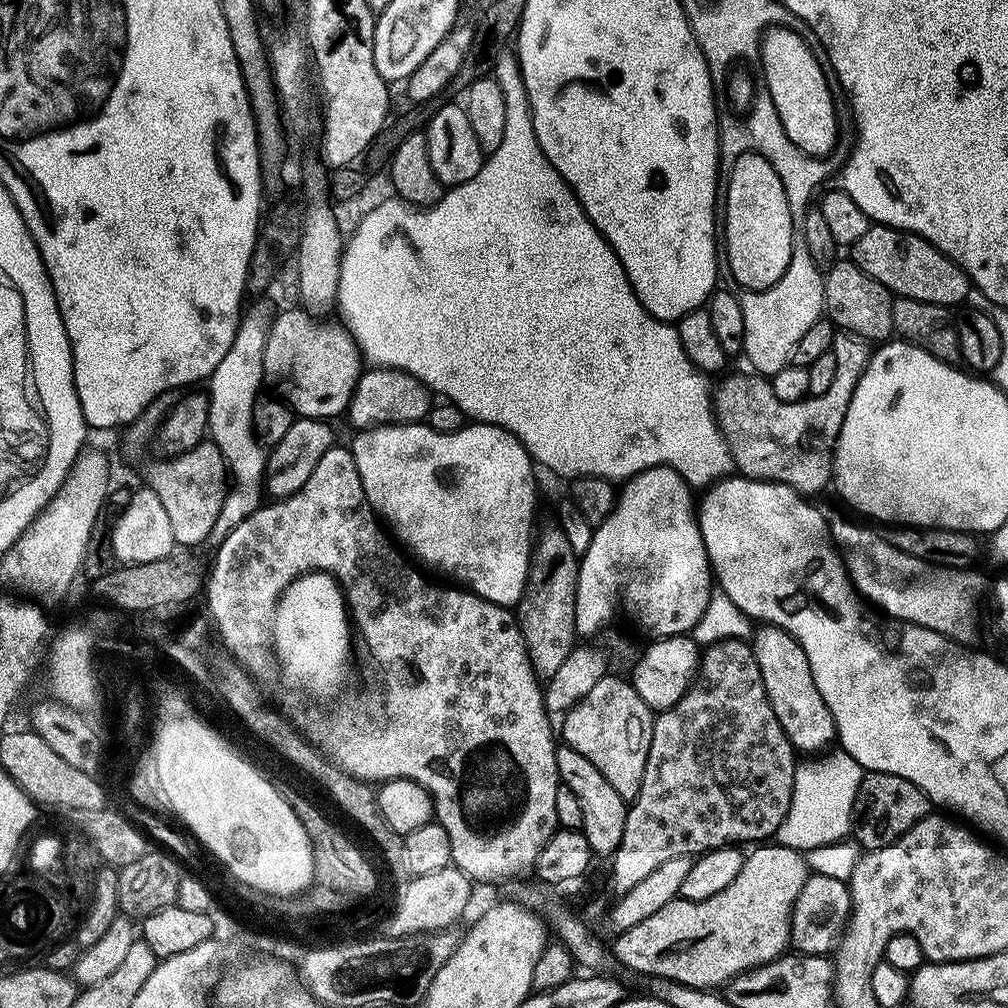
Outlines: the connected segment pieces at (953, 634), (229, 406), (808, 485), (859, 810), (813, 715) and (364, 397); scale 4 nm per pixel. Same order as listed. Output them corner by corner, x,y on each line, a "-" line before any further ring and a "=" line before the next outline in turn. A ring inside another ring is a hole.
833,519
830,531
832,539
836,541
842,553
844,565
848,568
848,576
865,601
871,602
881,613
889,617
905,620
923,628
935,628
937,632
944,633
957,644
971,645
971,640
976,636
976,599
980,596
980,576
976,570
939,568
936,564
927,564
918,558
910,558
910,554
896,547
891,539
884,537
883,540
878,533
871,532
852,520
=
260,298
257,304
249,303
246,311
240,317
240,325
236,328
234,342
230,350
226,350
226,358
218,362
206,384
208,401
210,402
210,422
208,436
211,443
222,450
228,459
230,487
228,497
222,502
222,514
218,514
218,522
214,522
214,530
209,534
207,543
218,546
254,510
262,503
262,493
265,491
264,474
266,471
266,448
258,439
256,429
252,424
252,416
256,413
256,402
261,395
260,384
264,378
264,351
266,338
274,319
274,307
268,298
=
725,375
725,380
714,388
716,420
728,443
735,471
751,480
773,480
790,486
801,496
815,497
815,492
833,483
836,443
850,395
827,392
798,402
778,402
767,379
747,375
=
865,771
858,786
858,794
852,807
851,835
861,844
861,849
873,852
894,843
902,834
912,829
923,816
929,815
930,801
921,788
898,774
=
760,624
753,631
750,643
758,670
762,670
766,698
770,698
770,706
774,706
774,718
778,718
786,738
797,753
823,753
829,747
827,744
836,740
836,723
826,702
822,702
822,694
818,692
818,682
814,682
812,663
810,658
806,658
806,650
802,650
802,646
789,632
773,624
=
372,366
361,371
354,394
348,403
346,420
356,430
380,428
383,424
418,424
427,421
428,412
433,405
433,393
422,382
418,382
418,378
397,368

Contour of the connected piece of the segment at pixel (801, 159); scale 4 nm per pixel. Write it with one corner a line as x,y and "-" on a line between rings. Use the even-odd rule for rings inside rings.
760,82
755,85
752,104
743,117
745,120
732,120
720,129
720,154
725,161
732,162
743,152
757,152
769,160
770,165
777,171
778,177
785,187
786,198
789,200
790,214
796,226
803,222
804,213
810,207
808,199
812,196
812,191
820,183
827,181
833,174
828,170
826,158
809,156
803,154
796,148
790,138
787,137
786,130
783,129
779,120
778,110
775,109
774,102
768,93
765,83

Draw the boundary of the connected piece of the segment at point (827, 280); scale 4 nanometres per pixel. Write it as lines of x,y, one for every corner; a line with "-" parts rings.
837,259
830,268
823,273
824,277
824,310
827,319
841,333
861,341
876,340
884,342
893,335
894,306
892,301
894,294
882,282
870,278
858,265
853,264
851,259

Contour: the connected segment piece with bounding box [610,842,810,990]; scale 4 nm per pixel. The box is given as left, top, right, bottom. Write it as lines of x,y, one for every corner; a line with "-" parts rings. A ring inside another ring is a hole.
775,842
753,847
745,855
741,872
724,890
705,901
688,901
681,898
666,902
662,910
642,918
638,926
619,933
611,942
610,951
621,969
629,968
641,977
661,975
684,984
686,987
716,990
727,985
751,968
777,960
789,951
792,938
792,907
796,905
802,886
806,886
810,869
805,853

